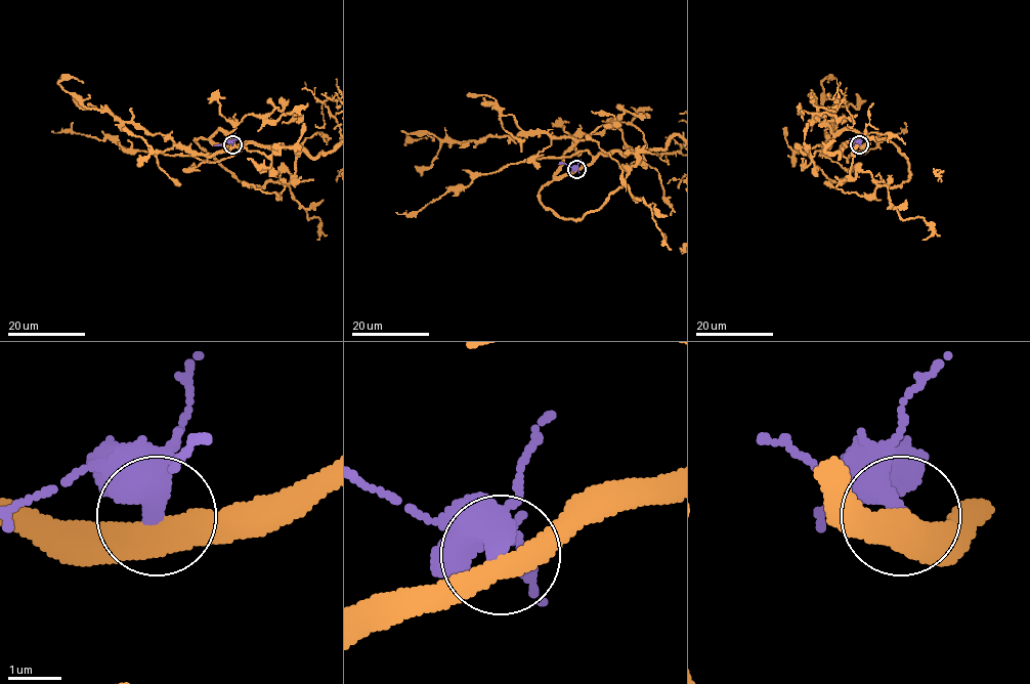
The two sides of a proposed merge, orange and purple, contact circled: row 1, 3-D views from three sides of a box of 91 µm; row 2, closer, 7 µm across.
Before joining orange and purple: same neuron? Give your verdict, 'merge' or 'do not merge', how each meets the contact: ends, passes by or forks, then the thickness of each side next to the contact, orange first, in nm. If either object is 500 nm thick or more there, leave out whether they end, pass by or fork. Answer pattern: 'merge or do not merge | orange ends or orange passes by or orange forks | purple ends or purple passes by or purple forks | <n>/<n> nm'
do not merge | orange passes by | purple ends | 440/480 nm

